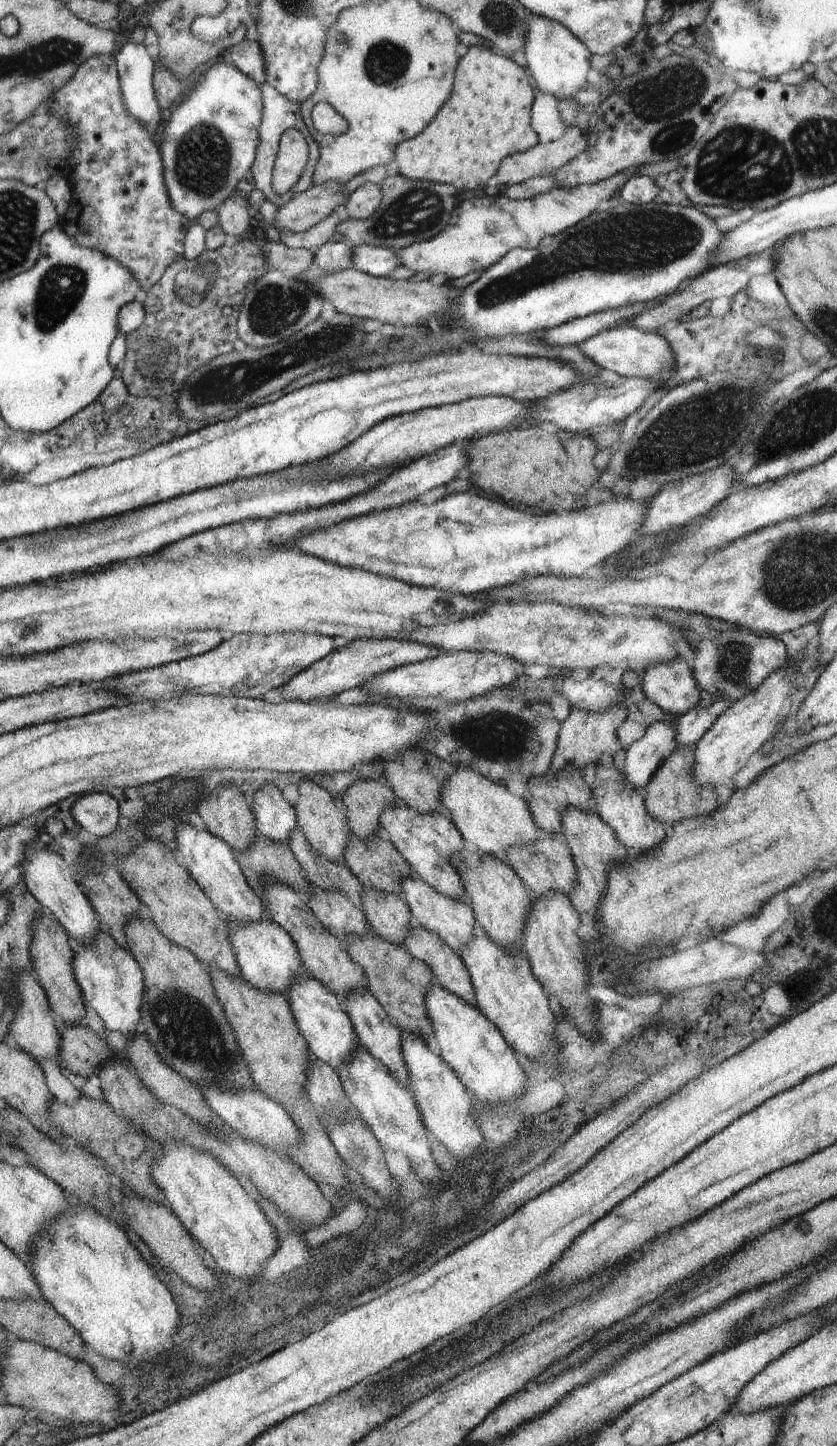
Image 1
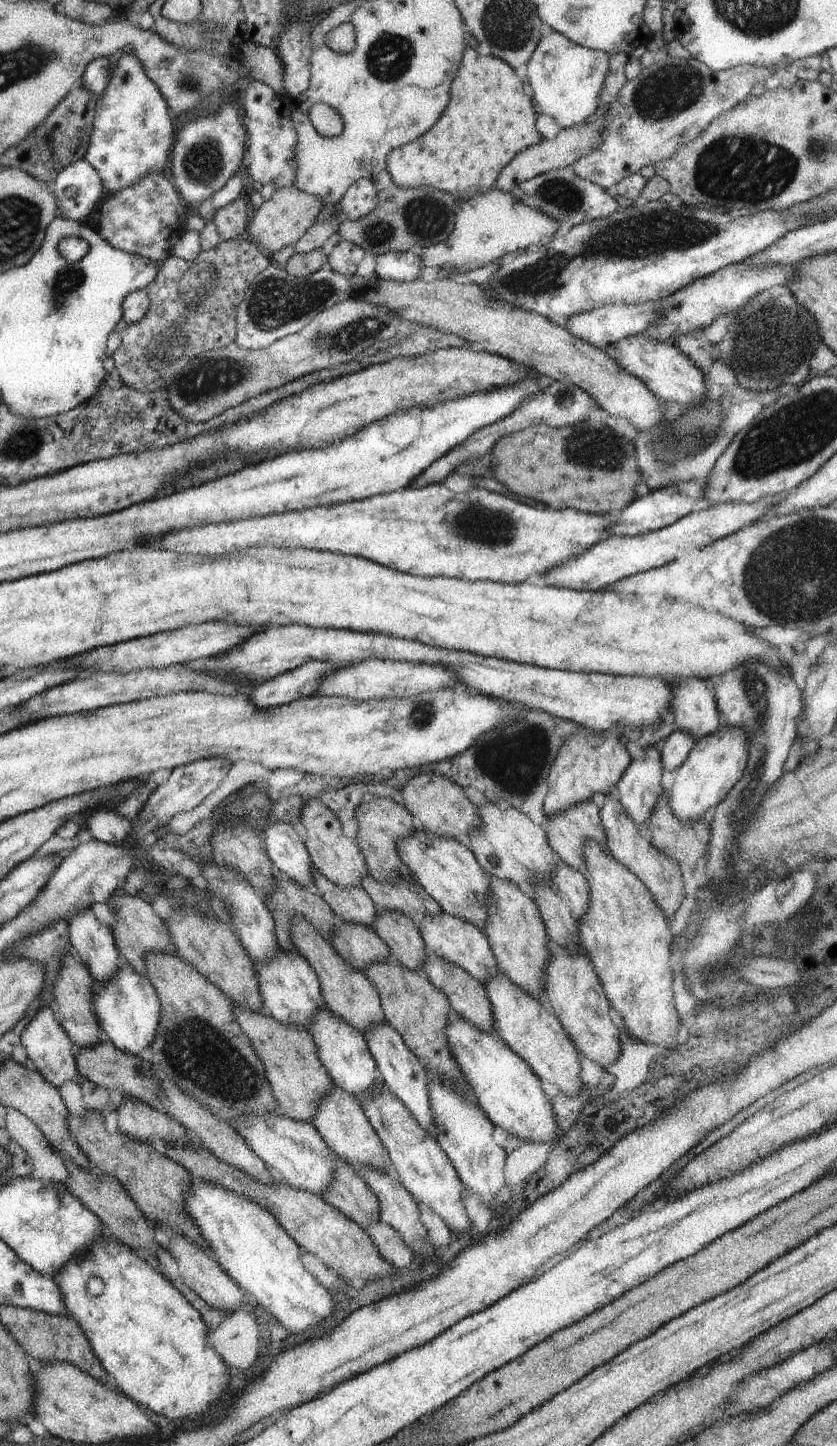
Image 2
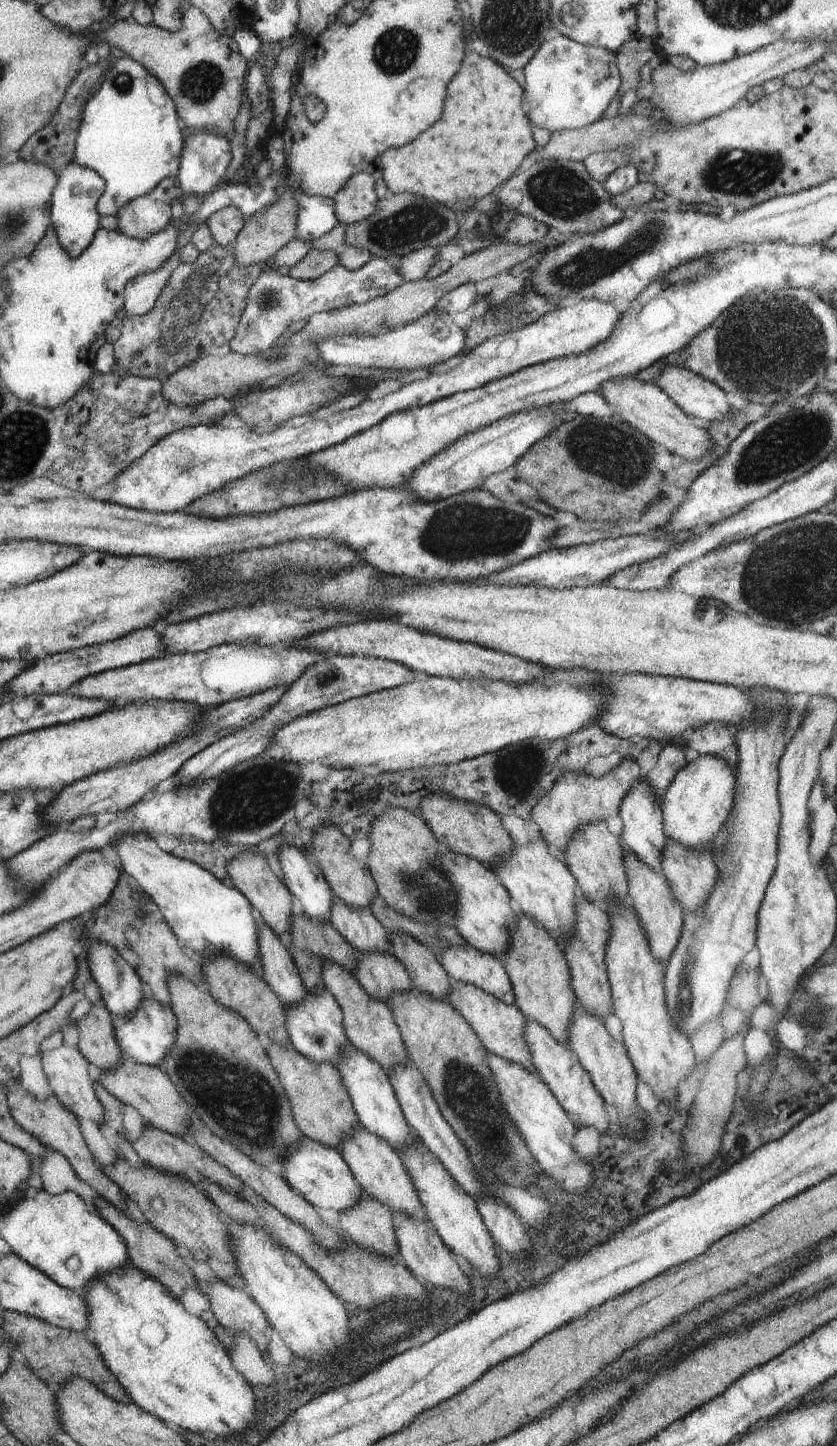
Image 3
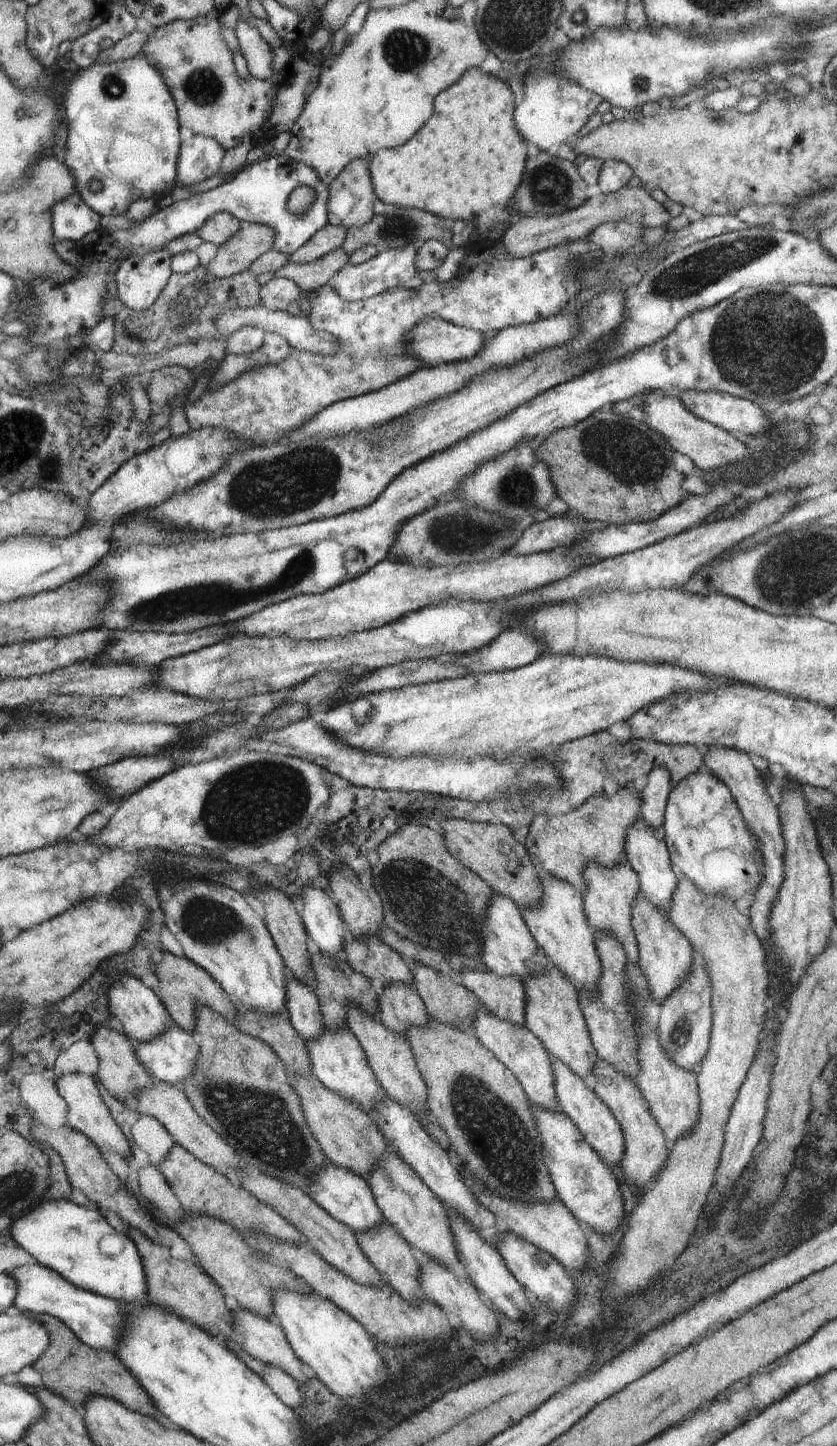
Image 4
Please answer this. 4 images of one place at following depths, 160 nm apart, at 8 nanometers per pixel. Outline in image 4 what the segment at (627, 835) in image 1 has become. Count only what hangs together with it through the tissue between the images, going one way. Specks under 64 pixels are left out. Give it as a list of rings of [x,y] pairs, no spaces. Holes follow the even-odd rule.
[[[641,892],[635,896],[632,905],[632,926],[639,946],[639,965],[649,984],[652,1002],[661,1002],[668,998],[691,971],[693,946],[669,920],[669,916],[653,905]]]

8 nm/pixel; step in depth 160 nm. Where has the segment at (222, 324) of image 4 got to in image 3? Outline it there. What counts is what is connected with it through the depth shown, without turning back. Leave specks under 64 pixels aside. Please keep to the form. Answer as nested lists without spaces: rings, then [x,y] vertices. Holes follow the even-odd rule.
[[[434,308],[415,321],[386,330],[381,334],[372,337],[334,335],[319,341],[317,347],[321,361],[331,365],[350,364],[362,368],[376,366],[403,372],[420,368],[433,370],[461,357],[465,339],[463,330],[463,323],[451,319],[446,313],[437,313]]]

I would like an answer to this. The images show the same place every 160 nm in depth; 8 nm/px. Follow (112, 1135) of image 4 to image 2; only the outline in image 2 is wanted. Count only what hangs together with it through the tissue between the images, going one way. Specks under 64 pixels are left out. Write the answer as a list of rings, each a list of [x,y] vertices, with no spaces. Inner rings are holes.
[[[44,1008],[36,1014],[36,1018],[24,1028],[20,1037],[21,1046],[28,1052],[28,1057],[34,1062],[37,1072],[47,1082],[50,1082],[56,1089],[60,1088],[64,1082],[76,1082],[76,1076],[80,1076],[76,1067],[75,1047],[61,1029],[53,1016],[53,1008]]]

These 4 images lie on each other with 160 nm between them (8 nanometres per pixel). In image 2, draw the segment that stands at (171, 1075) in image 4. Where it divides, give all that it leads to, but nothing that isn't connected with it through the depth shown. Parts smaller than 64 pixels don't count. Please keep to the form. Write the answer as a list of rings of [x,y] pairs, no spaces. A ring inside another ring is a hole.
[[[120,954],[120,972],[116,974],[116,978],[106,984],[95,982],[94,992],[96,994],[92,996],[92,1002],[96,1017],[113,1046],[134,1056],[139,1056],[145,1048],[152,1046],[156,1030],[160,1030],[162,1004],[149,980],[140,978],[123,954]]]

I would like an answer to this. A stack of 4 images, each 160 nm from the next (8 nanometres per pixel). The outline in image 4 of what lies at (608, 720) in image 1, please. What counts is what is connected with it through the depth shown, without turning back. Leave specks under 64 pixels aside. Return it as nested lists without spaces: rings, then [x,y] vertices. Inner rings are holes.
[[[623,786],[610,796],[600,793],[587,798],[566,814],[538,813],[529,826],[525,848],[538,860],[537,867],[542,873],[566,881],[582,892],[585,887],[583,870],[590,861],[608,868],[626,863],[625,832],[640,818],[640,804],[640,798],[630,787]]]

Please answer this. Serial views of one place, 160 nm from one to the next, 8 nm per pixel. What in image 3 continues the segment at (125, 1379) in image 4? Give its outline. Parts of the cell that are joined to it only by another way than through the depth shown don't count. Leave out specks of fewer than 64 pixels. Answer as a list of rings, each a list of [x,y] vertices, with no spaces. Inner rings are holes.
[[[2,1311],[1,1328],[16,1340],[17,1356],[50,1387],[53,1393],[61,1389],[61,1384],[64,1381],[70,1377],[78,1376],[91,1381],[92,1384],[118,1402],[132,1402],[131,1396],[106,1366],[98,1347],[91,1341],[88,1334],[66,1330],[39,1318],[14,1311]]]

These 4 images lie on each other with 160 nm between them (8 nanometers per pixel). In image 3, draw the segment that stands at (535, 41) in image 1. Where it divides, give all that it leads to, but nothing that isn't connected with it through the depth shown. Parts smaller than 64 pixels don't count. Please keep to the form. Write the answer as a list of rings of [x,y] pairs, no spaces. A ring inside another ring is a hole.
[[[557,33],[546,39],[532,60],[523,68],[526,82],[523,88],[524,110],[530,123],[555,133],[581,129],[600,119],[621,85],[616,55],[615,52],[602,47],[584,46]]]

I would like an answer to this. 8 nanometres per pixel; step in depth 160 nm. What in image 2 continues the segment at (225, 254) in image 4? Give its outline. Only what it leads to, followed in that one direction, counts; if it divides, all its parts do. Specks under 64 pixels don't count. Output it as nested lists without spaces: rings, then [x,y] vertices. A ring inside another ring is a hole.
[[[294,186],[276,189],[272,198],[262,204],[256,216],[249,222],[245,236],[256,243],[258,248],[264,246],[271,256],[291,244],[296,245],[317,222],[323,206],[319,197],[303,192]]]

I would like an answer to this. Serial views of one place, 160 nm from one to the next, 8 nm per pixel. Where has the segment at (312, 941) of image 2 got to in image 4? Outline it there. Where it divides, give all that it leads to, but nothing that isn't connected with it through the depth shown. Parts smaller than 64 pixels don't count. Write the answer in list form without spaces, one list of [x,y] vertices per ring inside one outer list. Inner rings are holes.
[[[350,1005],[347,1008],[345,1022],[364,1050],[377,1082],[388,1096],[408,1109],[413,1117],[416,1117],[417,1121],[424,1126],[425,1122],[430,1120],[430,1110],[427,1108],[428,1091],[407,1037],[400,1033],[393,1033],[393,1030],[383,1025],[380,1018],[374,1018],[356,1005]]]

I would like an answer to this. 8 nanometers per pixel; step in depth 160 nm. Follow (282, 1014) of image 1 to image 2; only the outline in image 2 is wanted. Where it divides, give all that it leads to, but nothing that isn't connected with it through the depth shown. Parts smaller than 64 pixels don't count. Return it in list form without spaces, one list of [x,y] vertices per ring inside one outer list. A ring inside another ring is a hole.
[[[234,1005],[234,1014],[240,1028],[256,1050],[272,1086],[279,1115],[301,1122],[311,1122],[324,1096],[332,1090],[334,1082],[320,1061],[316,1044],[306,1028],[280,1024],[266,1012],[252,1012]]]

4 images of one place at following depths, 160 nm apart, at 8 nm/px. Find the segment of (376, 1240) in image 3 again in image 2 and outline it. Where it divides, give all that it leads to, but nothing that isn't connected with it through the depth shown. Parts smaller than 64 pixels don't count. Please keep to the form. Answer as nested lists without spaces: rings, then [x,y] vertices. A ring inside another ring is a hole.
[[[336,1157],[334,1184],[321,1198],[348,1220],[366,1229],[372,1222],[380,1221],[379,1201],[357,1172],[357,1169]]]

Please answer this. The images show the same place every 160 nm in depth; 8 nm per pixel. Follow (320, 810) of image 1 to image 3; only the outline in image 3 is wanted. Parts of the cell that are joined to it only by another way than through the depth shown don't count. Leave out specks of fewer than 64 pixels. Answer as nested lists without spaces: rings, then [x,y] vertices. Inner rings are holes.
[[[322,825],[315,832],[313,831],[312,842],[309,844],[311,854],[316,858],[318,867],[331,886],[333,894],[352,908],[362,909],[368,907],[371,900],[378,895],[377,884],[371,872],[366,867],[360,866],[350,845],[349,838],[334,825]]]

